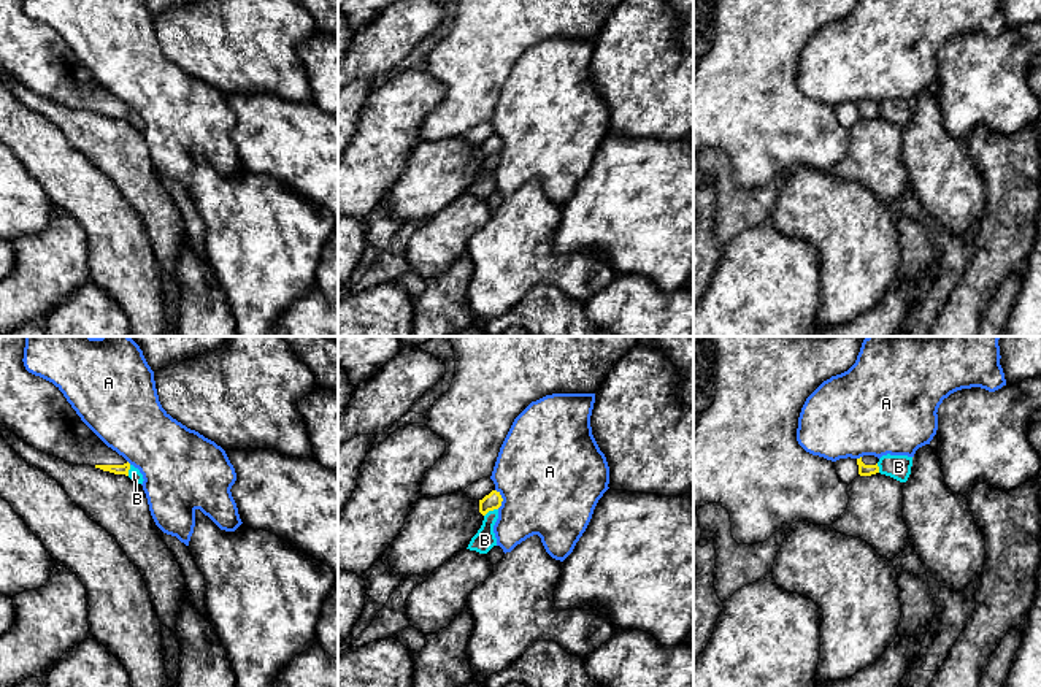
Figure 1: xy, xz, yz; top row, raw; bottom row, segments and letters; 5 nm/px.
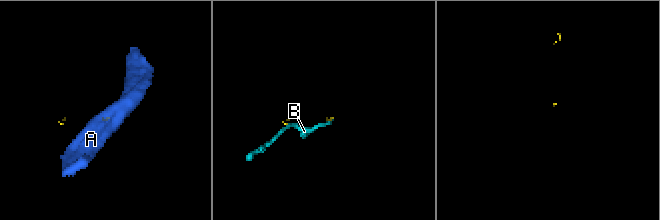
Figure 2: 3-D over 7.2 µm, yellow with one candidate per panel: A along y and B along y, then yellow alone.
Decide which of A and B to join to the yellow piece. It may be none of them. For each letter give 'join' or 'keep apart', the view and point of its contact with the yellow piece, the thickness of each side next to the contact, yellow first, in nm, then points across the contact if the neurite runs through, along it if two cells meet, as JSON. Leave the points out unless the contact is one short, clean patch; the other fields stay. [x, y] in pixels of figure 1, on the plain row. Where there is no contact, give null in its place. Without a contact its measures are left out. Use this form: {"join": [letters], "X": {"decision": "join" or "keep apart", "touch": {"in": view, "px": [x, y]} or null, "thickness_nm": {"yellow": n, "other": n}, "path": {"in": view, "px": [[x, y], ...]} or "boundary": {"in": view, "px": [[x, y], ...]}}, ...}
{"join": [], "A": {"decision": "keep apart", "touch": {"in": "xz", "px": [502, 143]}, "thickness_nm": {"yellow": 90, "other": 500}, "boundary": {"in": "xz", "px": [[495, 134], [502, 143], [499, 153]]}}, "B": {"decision": "keep apart", "touch": {"in": "xz", "px": [491, 154]}, "thickness_nm": {"yellow": 90, "other": 110}, "boundary": {"in": "xz", "px": [[497, 153], [484, 161]]}}}

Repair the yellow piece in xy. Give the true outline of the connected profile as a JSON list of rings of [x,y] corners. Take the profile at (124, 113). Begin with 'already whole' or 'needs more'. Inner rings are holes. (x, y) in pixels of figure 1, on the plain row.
needs more; [[[0,0],[0,68],[44,98],[129,121],[130,108],[81,65],[59,32],[29,17],[22,3]]]

